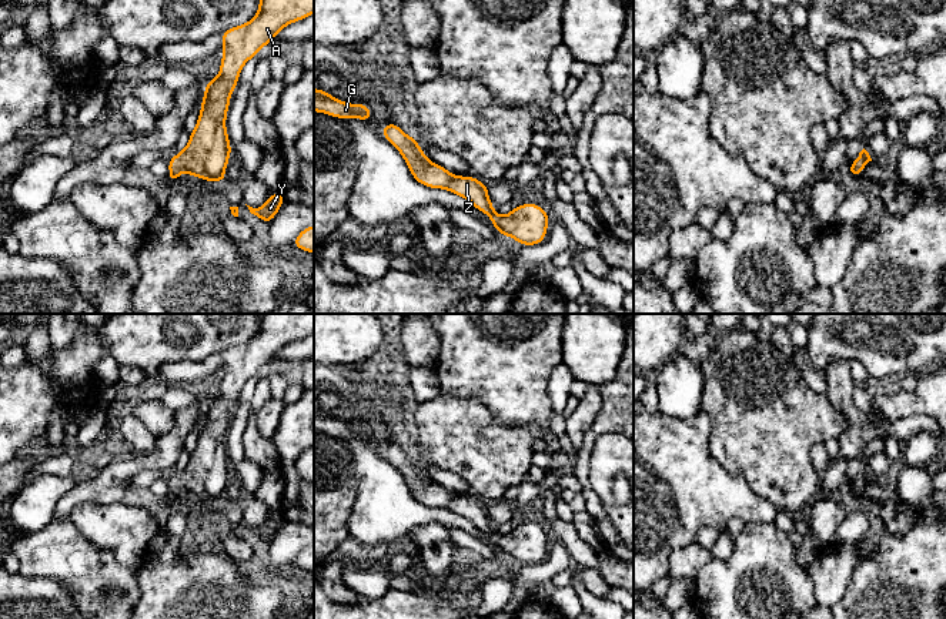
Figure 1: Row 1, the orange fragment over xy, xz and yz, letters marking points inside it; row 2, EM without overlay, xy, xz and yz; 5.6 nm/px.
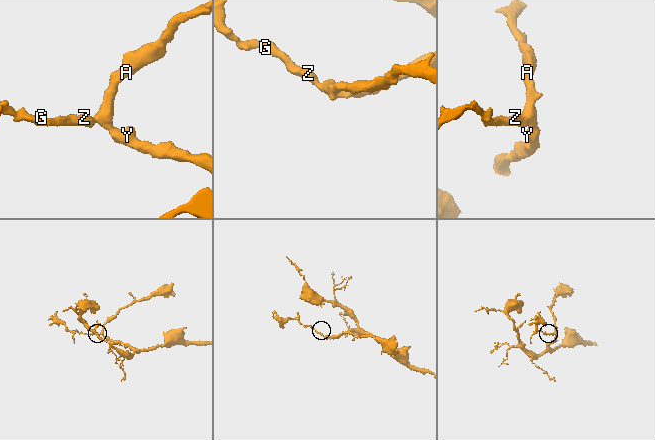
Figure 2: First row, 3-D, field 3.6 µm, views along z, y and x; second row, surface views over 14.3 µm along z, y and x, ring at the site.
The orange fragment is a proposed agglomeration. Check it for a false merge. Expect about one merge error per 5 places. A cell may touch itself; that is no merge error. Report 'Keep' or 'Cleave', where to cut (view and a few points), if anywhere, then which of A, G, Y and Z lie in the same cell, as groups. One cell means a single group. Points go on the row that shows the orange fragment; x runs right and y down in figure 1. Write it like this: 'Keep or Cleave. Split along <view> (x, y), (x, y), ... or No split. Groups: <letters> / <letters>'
Keep. No split. Groups: A G Y Z

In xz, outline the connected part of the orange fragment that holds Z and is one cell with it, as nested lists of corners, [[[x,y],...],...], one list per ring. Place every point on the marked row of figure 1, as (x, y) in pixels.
[[[392,121],[382,127],[381,134],[401,153],[411,175],[429,188],[448,190],[468,200],[485,213],[501,235],[517,240],[521,245],[541,244],[546,237],[549,214],[536,204],[528,203],[499,217],[488,197],[488,185],[475,177],[454,177],[447,168],[429,161],[415,138],[407,135]]]

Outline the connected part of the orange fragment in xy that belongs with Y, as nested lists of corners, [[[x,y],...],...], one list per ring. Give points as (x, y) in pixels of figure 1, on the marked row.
[[[278,190],[273,197],[267,197],[261,208],[253,208],[250,205],[247,207],[251,214],[270,224],[284,203],[285,203],[284,194]]]

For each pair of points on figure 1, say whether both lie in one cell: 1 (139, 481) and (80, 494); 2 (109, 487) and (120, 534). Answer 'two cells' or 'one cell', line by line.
1: two cells
2: two cells

